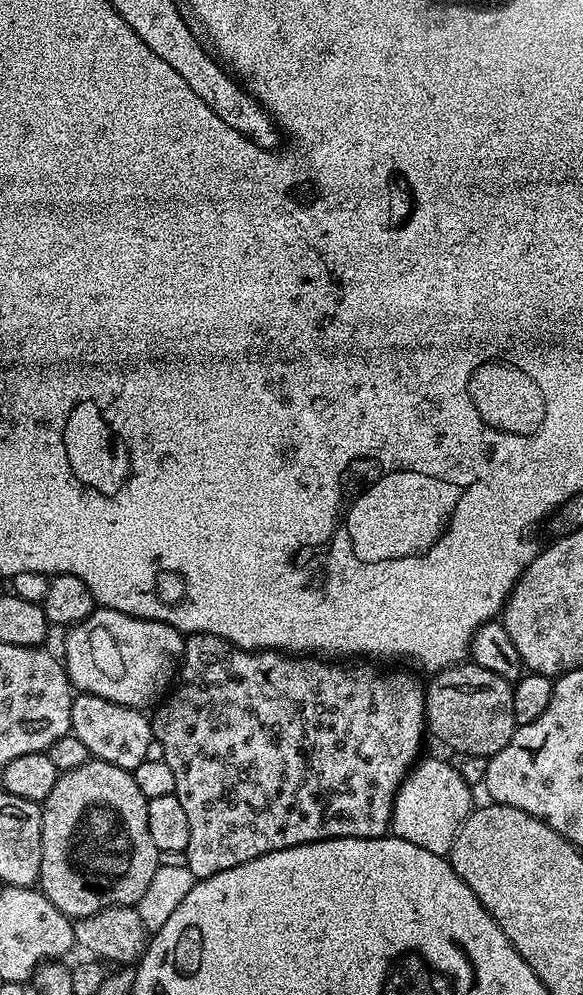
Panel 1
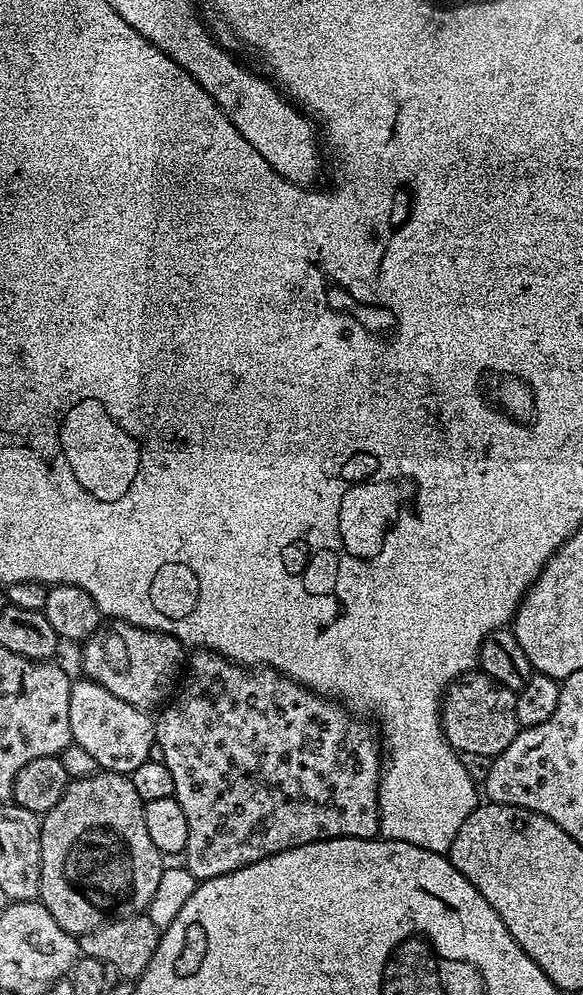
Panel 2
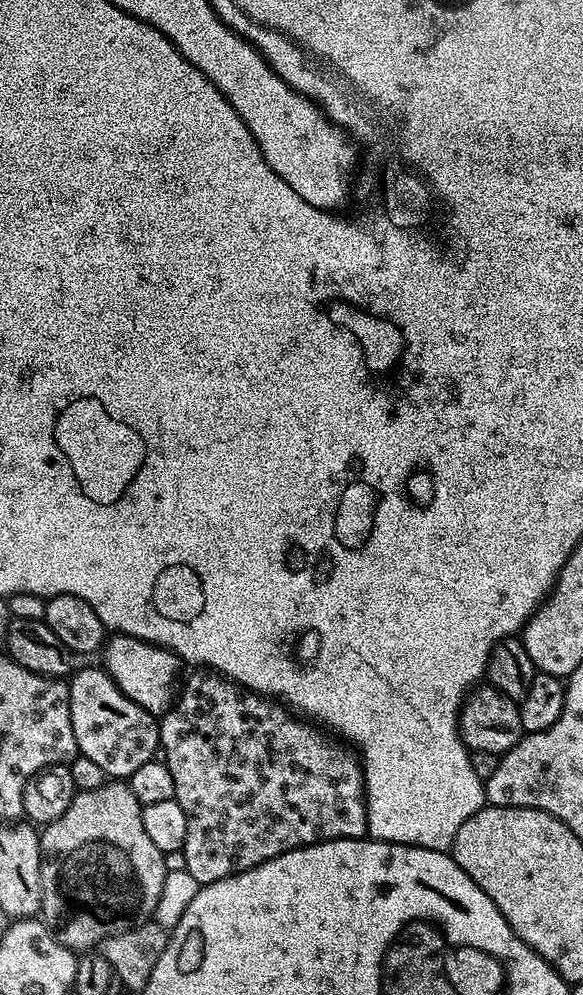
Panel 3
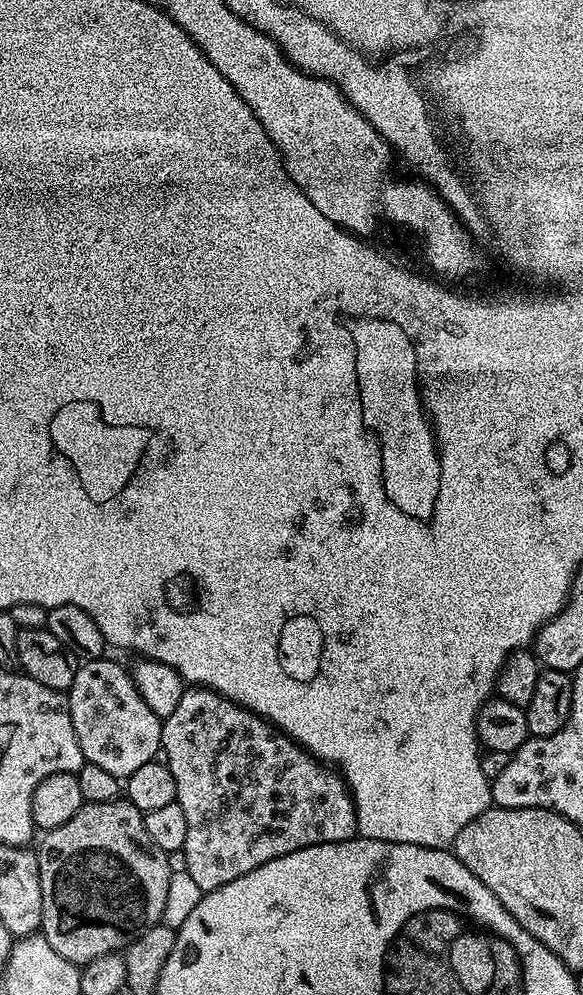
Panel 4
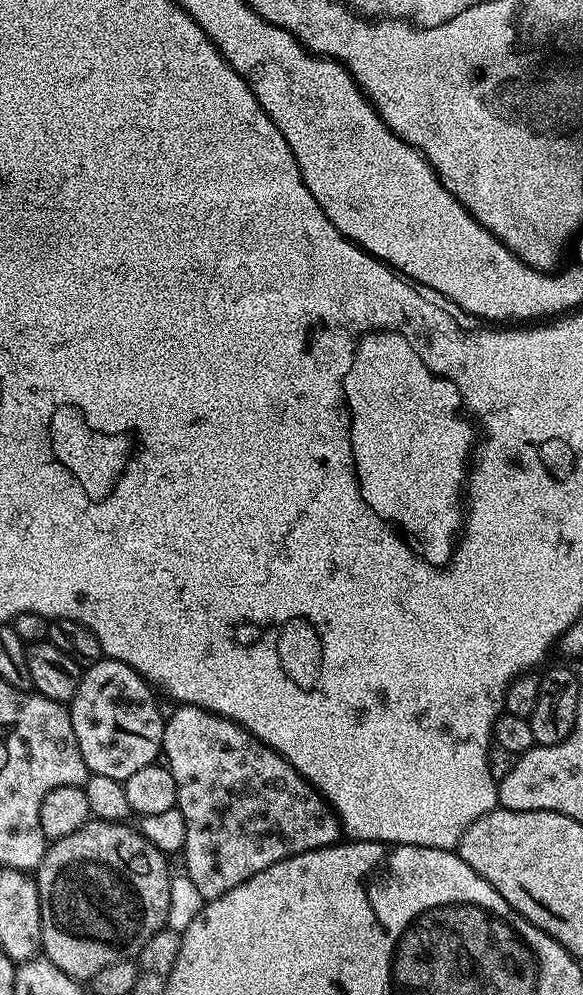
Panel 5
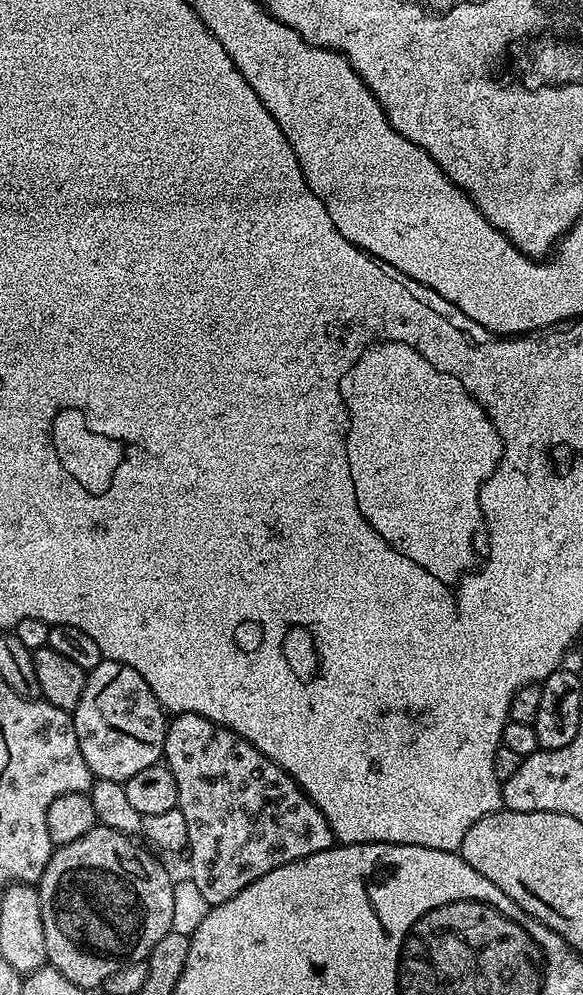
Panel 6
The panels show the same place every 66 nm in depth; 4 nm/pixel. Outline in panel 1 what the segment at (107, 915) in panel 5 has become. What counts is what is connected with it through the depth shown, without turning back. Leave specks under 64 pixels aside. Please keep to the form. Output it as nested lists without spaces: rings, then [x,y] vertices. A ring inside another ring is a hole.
[[[89,758],[82,766],[61,772],[54,790],[42,802],[42,866],[38,887],[63,916],[77,921],[98,914],[98,910],[114,906],[131,908],[140,903],[160,868],[161,852],[150,839],[150,826],[146,826],[148,801],[129,769],[105,760]]]

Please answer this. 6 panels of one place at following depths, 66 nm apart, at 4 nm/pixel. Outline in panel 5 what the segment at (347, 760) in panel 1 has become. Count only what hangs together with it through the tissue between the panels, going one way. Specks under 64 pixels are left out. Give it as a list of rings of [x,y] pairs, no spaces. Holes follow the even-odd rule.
[[[180,704],[164,722],[163,759],[174,774],[176,807],[186,818],[183,871],[204,901],[217,900],[262,870],[311,848],[329,848],[341,839],[339,819],[332,805],[304,779],[304,775],[269,744],[233,720],[194,704]]]

